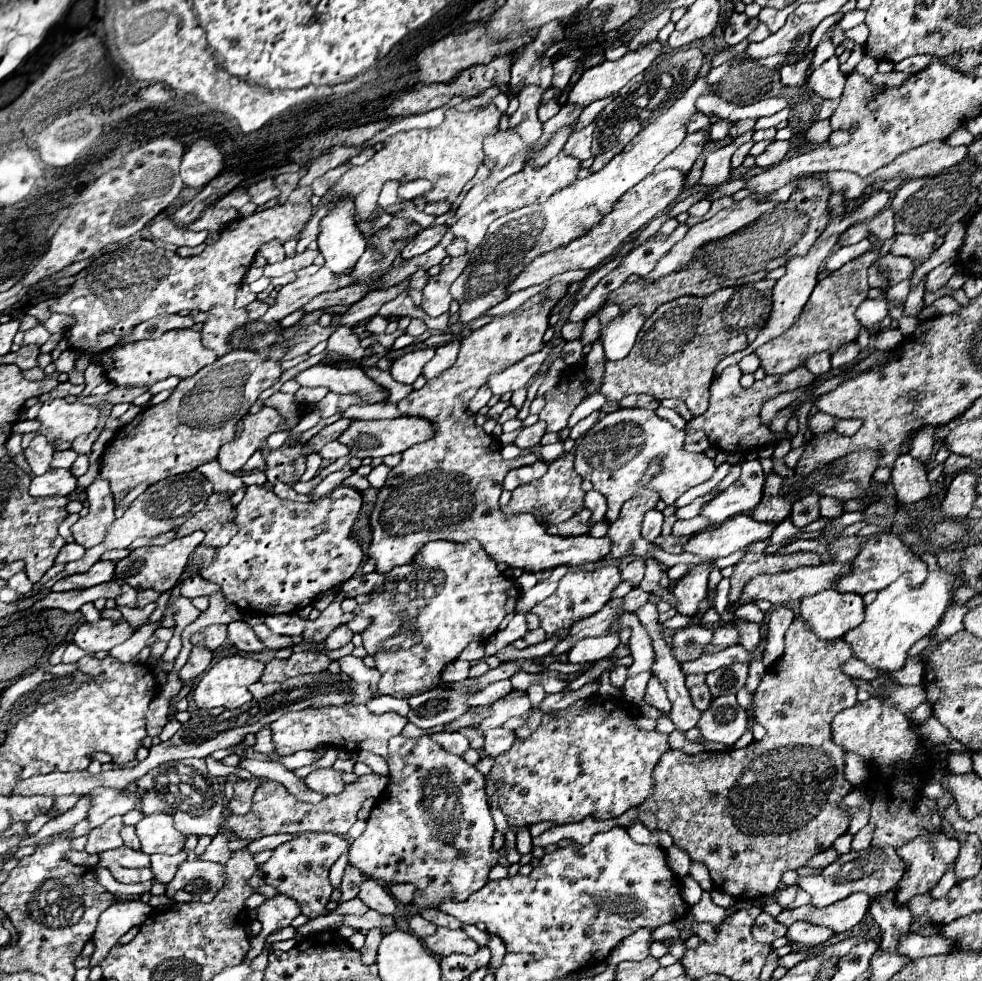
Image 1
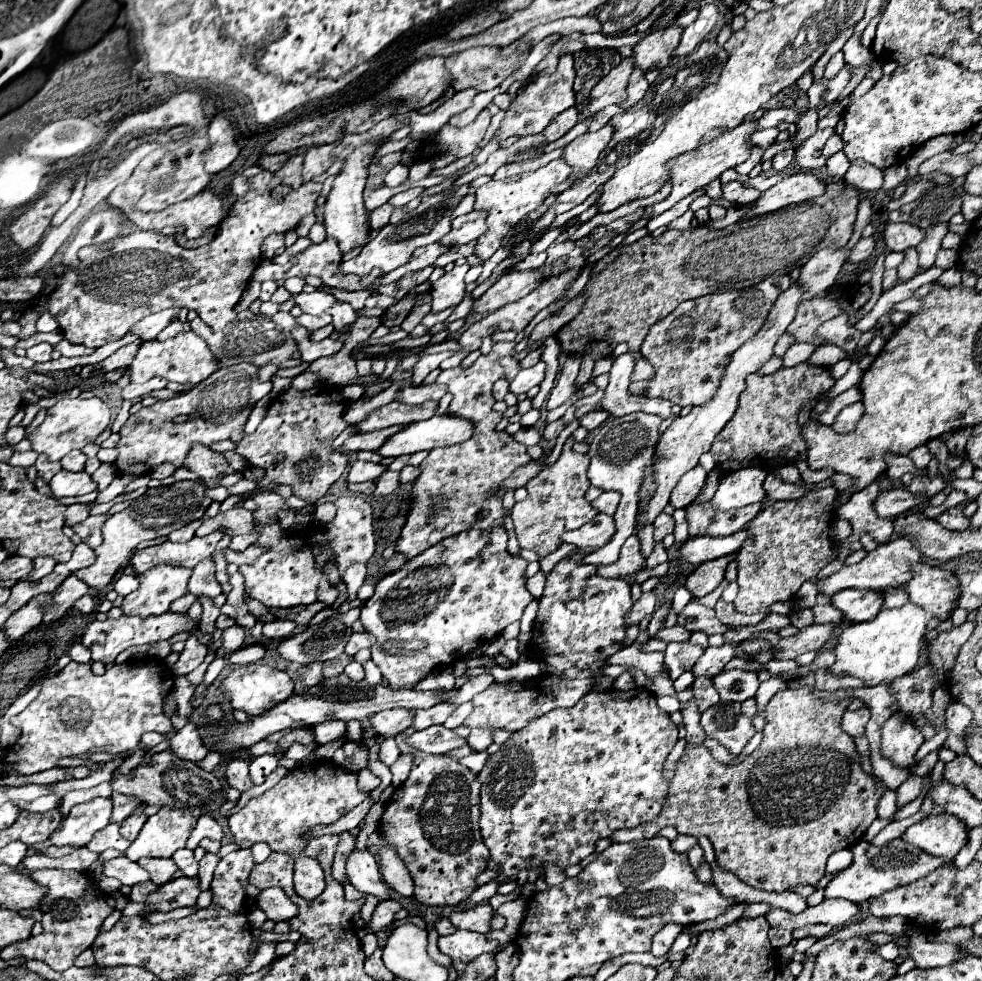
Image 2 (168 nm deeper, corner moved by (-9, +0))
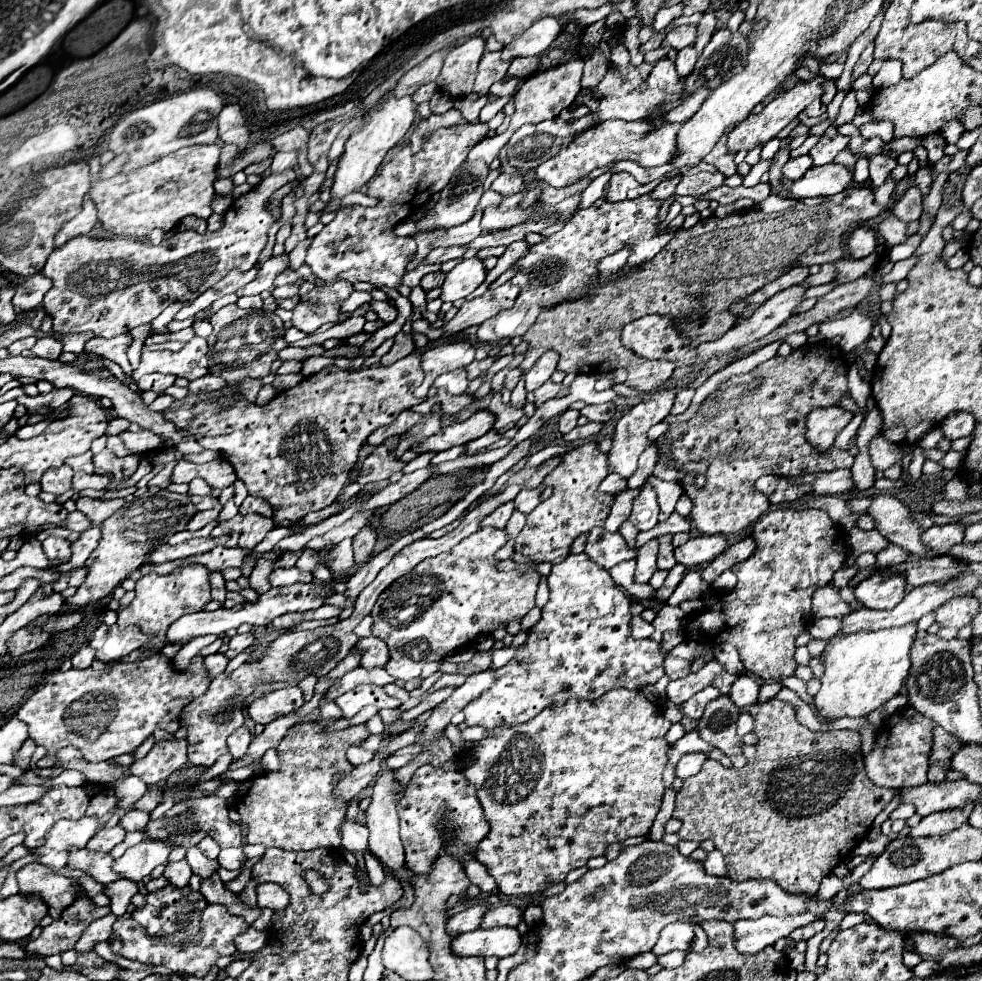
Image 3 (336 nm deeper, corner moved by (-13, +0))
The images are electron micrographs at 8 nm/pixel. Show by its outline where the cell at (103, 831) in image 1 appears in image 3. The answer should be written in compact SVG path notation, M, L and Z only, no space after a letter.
M122 826L116 828L100 828L86 844L86 848L90 850L100 850L100 852L110 852L116 844L120 844L124 840L126 830Z

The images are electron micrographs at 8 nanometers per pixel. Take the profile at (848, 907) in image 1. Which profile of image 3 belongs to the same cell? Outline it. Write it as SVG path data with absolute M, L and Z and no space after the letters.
M798 914L798 916L762 916L758 920L742 920L734 922L734 946L742 954L758 954L766 946L774 944L780 938L786 938L794 928L806 926L812 920L822 918L814 914Z

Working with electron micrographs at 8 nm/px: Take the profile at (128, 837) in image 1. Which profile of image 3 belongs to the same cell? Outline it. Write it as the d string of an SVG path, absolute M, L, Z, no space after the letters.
M128 810L122 818L120 818L120 826L126 832L134 832L134 830L142 830L148 824L148 814L142 810Z

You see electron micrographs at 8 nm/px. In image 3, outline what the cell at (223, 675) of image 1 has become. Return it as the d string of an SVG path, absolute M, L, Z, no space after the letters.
M288 686L270 692L268 696L252 702L248 706L248 714L256 724L270 724L280 716L286 716L290 712L296 712L298 708L304 706L302 690L298 686Z

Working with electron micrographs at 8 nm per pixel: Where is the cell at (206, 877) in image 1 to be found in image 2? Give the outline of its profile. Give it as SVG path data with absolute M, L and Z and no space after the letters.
M180 876L162 884L158 892L150 894L148 904L150 904L150 910L154 908L160 912L168 912L168 910L182 908L182 906L194 906L198 896L200 896L198 878Z

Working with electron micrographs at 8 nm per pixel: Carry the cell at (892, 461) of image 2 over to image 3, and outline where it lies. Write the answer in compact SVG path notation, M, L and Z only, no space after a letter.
M882 434L874 436L868 444L868 452L872 458L872 466L874 470L886 470L892 464L902 464L902 448L898 444L886 442L886 438L882 438Z

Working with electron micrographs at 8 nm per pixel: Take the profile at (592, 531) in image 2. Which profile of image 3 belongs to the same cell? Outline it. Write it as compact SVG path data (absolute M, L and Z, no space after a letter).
M604 528L590 530L588 544L586 544L584 552L588 554L588 558L594 564L602 566L604 570L610 570L612 566L616 566L624 560L636 558L636 550L626 544L626 540L622 538L620 532L610 534Z

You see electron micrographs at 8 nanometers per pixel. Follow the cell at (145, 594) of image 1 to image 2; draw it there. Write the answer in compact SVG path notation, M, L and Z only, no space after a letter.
M158 566L138 576L140 588L124 596L122 610L128 616L158 616L168 612L172 600L186 594L186 584L192 570L180 566Z

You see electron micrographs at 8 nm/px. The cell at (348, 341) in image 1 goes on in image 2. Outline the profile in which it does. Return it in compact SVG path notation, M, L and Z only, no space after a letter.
M336 304L334 308L330 308L328 310L330 312L330 316L334 318L332 320L332 324L334 324L334 328L336 328L336 332L338 332L338 342L346 342L346 338L348 338L348 334L350 334L350 326L354 324L354 320L358 318L358 314L354 312L354 308L350 306L350 304Z

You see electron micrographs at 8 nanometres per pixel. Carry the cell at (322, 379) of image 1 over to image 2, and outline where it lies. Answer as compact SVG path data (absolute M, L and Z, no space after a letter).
M422 384L422 386L410 386L410 388L404 388L404 390L396 392L394 400L416 406L416 404L424 404L428 400L440 400L444 394L446 394L444 386L434 386L434 384L424 386Z

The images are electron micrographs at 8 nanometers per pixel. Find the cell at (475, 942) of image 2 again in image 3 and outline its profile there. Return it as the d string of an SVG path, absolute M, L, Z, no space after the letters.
M478 928L466 934L460 934L452 942L452 950L458 956L510 956L514 954L520 944L522 936L516 928Z

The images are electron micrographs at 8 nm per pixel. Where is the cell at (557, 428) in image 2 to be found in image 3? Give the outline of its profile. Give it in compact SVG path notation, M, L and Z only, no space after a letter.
M566 410L562 416L560 416L560 432L562 434L566 434L566 432L570 432L574 426L576 426L576 420L578 420L578 416L580 416L580 412L578 410Z

